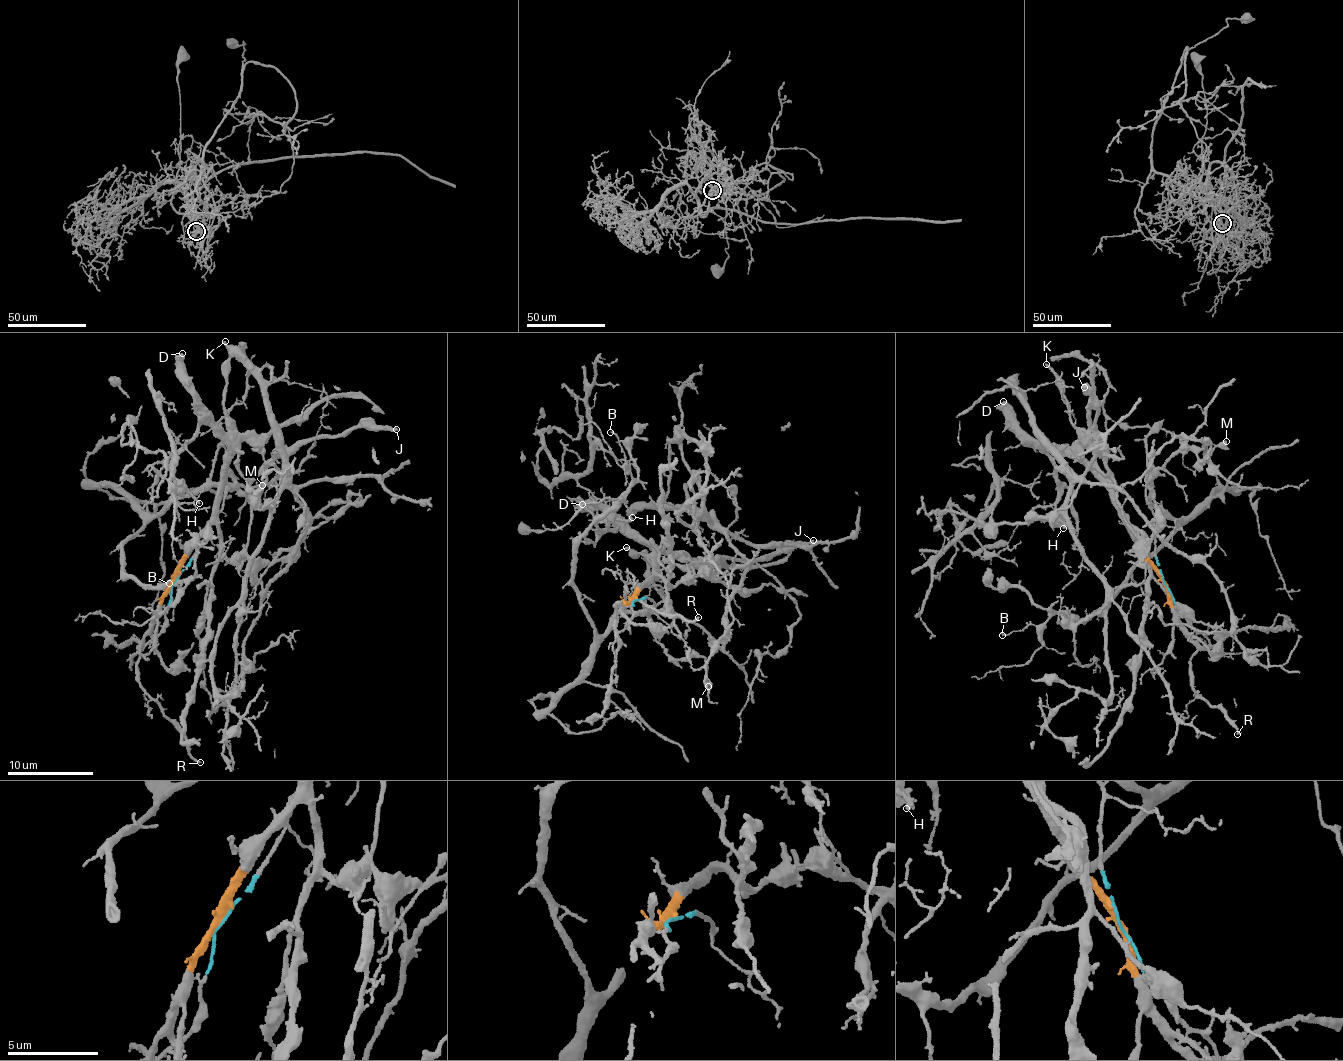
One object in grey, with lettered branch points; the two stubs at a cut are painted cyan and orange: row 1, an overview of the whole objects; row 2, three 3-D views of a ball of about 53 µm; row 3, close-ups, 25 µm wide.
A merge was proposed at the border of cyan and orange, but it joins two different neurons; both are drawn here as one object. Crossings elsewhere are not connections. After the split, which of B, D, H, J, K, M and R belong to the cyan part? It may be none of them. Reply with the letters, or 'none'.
B, M

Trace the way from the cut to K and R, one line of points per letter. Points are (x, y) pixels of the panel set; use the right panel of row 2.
K: (1163, 581), (1109, 488), (1082, 454), (1081, 429), (1071, 421), (1063, 381), (1045, 363)
R: (1163, 581), (1174, 615), (1196, 648), (1190, 660), (1190, 685), (1197, 697), (1218, 707), (1239, 730), (1238, 734)

